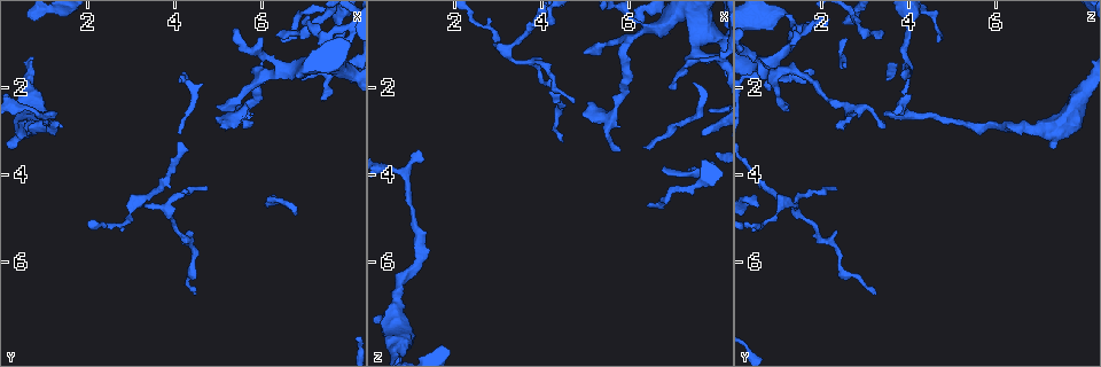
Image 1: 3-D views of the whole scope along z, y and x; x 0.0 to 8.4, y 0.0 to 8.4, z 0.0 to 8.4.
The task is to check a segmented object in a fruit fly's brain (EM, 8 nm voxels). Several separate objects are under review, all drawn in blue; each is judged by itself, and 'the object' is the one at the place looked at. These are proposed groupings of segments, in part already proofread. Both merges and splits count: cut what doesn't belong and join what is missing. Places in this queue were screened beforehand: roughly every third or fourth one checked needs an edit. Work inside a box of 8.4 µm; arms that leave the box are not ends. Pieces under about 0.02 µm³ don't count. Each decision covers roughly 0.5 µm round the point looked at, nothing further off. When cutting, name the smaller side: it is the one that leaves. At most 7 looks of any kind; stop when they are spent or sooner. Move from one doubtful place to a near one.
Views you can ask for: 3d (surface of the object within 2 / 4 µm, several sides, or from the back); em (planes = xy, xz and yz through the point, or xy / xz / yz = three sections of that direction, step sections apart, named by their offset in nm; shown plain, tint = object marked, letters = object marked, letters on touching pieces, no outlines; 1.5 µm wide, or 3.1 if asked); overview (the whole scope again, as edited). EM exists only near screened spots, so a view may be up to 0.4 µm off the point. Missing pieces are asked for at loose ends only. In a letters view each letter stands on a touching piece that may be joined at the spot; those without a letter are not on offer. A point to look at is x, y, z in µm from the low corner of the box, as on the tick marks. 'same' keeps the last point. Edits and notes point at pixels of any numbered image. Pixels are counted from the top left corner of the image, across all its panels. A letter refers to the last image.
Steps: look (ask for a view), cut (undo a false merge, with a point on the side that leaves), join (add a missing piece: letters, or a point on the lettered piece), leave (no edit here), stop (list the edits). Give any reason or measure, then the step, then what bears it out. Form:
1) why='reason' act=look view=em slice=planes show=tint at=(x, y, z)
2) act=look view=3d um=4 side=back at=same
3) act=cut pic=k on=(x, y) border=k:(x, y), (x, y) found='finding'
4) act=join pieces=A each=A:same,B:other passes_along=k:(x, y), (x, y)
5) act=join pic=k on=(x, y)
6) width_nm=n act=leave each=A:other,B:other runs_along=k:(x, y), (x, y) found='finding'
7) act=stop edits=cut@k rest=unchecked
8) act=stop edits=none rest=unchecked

why='an open end' act=look view=3d um=4 side=back at=(4.75, 4.35, 2.35)

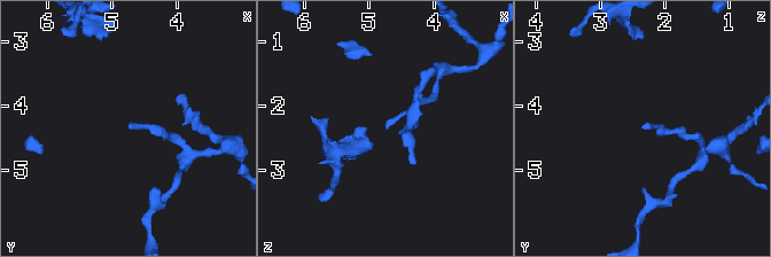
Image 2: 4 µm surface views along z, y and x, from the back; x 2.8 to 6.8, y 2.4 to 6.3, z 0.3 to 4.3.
why='now the EM' act=look view=em slice=xy step=4 show=letters at=(4.70, 4.35, 2.35)

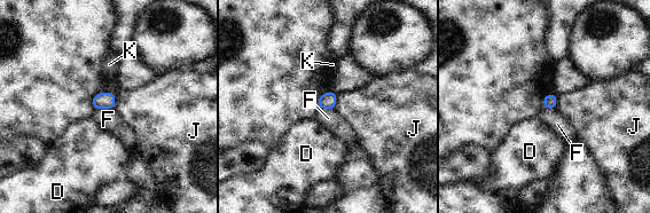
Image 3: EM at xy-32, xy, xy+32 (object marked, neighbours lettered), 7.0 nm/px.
act=look view=em slice=xz step=4 show=letters at=same

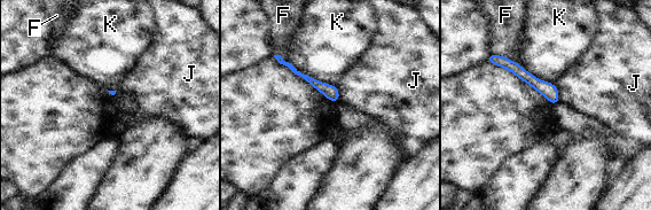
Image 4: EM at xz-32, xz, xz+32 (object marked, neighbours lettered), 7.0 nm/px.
act=leave each=F:other,J:other,K:other runs_along=4:(496, 61), (514, 67), (555, 100) found='no lettered piece goes on from it'

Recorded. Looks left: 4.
why='branch stops here' act=look view=em slice=yz step=4 show=tint at=(7.35, 2.30, 3.85)

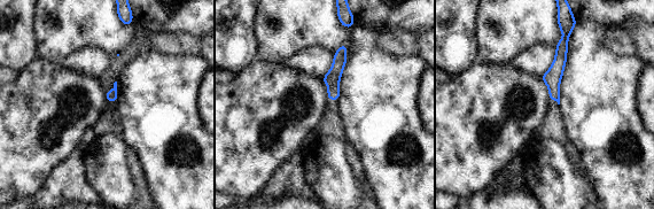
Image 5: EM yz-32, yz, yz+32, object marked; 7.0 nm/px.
act=look view=em slice=planes show=letters at=same

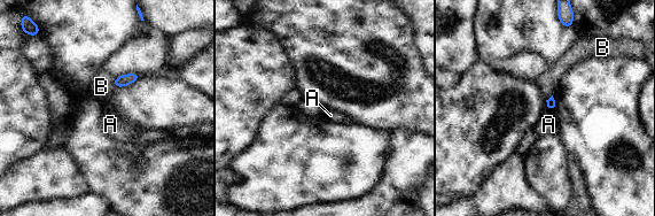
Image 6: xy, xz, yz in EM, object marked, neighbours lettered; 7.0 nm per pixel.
longest_contact=B:70nm act=join pieces=A each=A:same,B:other found='it goes on there'

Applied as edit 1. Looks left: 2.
act=stop edits=join@6 rest=unchecked

